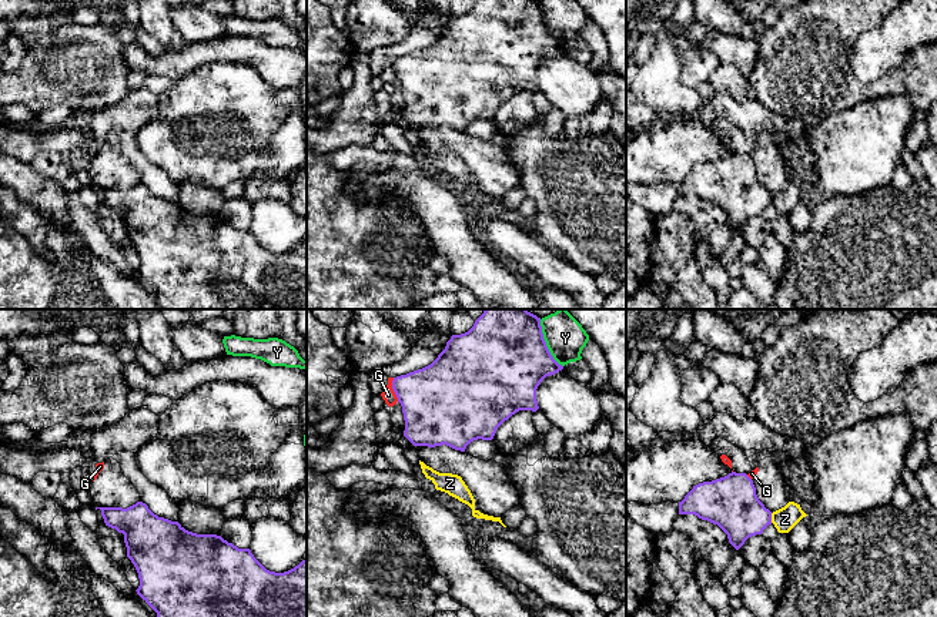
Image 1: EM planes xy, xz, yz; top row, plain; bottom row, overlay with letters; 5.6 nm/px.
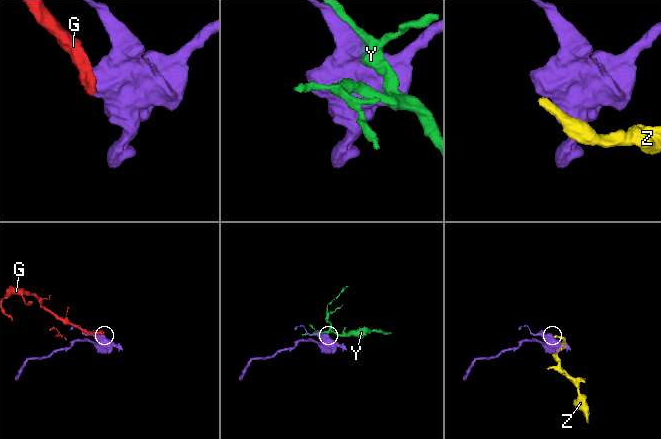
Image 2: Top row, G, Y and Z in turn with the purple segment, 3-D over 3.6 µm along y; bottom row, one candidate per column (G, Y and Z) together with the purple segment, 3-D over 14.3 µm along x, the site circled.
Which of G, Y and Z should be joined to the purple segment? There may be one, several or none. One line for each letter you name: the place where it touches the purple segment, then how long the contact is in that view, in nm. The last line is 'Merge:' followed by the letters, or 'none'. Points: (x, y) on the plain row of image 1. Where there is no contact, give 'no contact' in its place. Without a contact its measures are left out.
Merge: none

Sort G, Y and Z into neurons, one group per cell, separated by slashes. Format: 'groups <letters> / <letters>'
groups G / Y / Z

